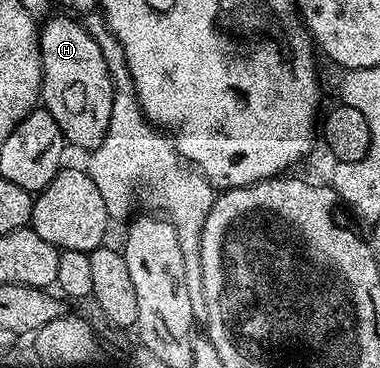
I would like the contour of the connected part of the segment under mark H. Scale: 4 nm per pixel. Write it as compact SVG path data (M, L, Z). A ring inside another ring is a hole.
M71 16L51 18L37 34L37 56L43 69L42 105L57 120L64 139L82 152L98 148L109 128L115 84L105 56L86 25Z

